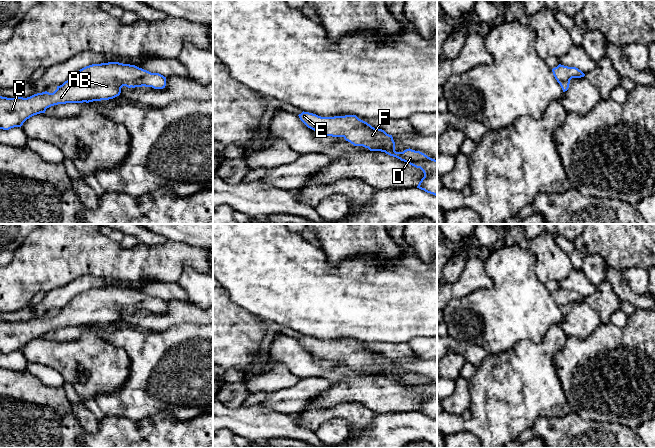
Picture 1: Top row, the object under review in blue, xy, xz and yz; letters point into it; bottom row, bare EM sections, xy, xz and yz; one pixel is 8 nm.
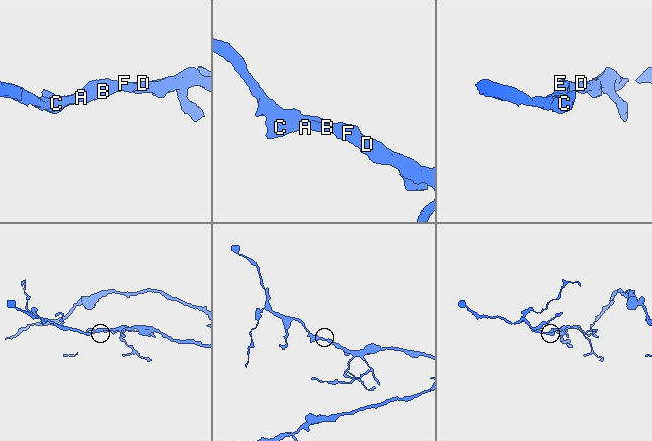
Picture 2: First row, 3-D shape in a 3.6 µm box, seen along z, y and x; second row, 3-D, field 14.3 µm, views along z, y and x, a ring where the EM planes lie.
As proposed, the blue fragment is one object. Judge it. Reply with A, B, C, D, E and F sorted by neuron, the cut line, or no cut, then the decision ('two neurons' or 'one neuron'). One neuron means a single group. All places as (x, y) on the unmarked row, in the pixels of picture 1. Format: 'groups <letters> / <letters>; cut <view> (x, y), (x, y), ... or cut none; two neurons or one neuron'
groups A B C D E F; cut none; one neuron

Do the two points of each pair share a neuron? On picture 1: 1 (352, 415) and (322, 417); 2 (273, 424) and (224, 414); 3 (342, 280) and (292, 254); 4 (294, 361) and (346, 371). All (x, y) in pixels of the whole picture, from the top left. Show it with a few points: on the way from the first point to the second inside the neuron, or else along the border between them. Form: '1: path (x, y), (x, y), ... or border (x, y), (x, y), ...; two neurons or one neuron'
1: path (345, 413), (329, 413); one neuron
2: path (261, 423), (236, 420); one neuron
3: path (330, 280), (318, 280), (304, 266); one neuron
4: path (307, 365), (321, 372), (333, 372); one neuron

